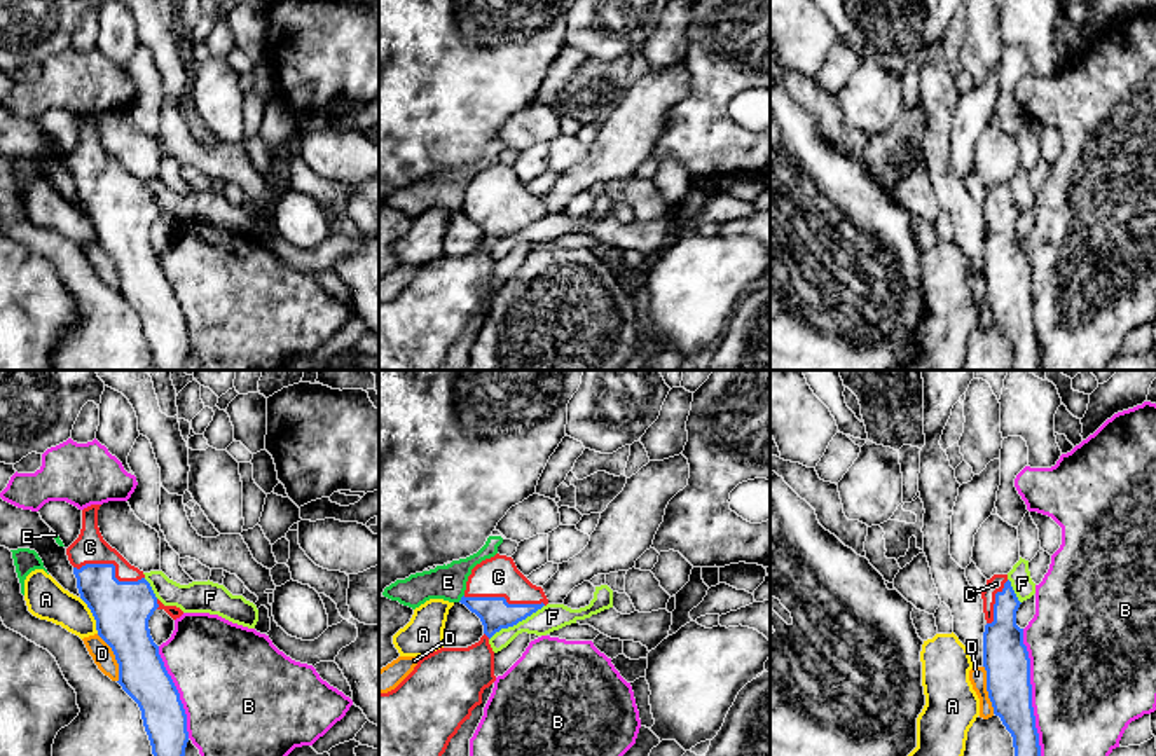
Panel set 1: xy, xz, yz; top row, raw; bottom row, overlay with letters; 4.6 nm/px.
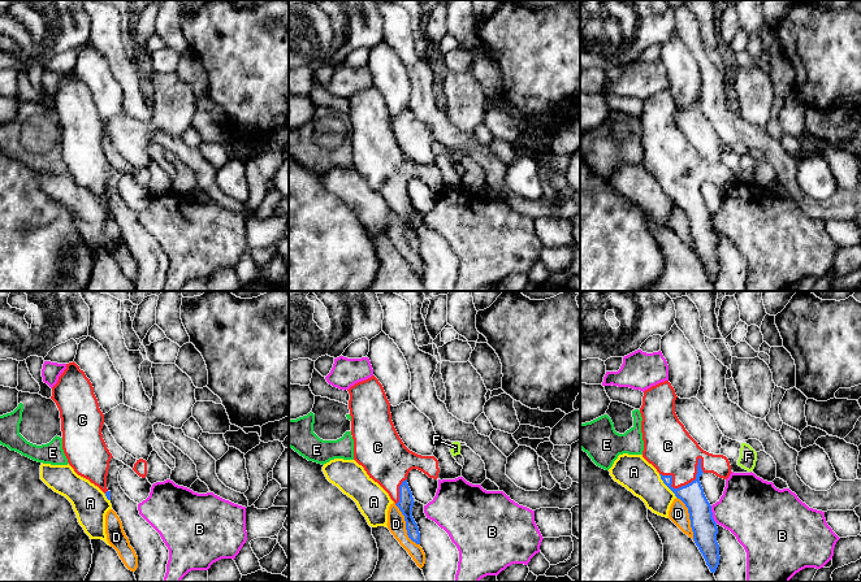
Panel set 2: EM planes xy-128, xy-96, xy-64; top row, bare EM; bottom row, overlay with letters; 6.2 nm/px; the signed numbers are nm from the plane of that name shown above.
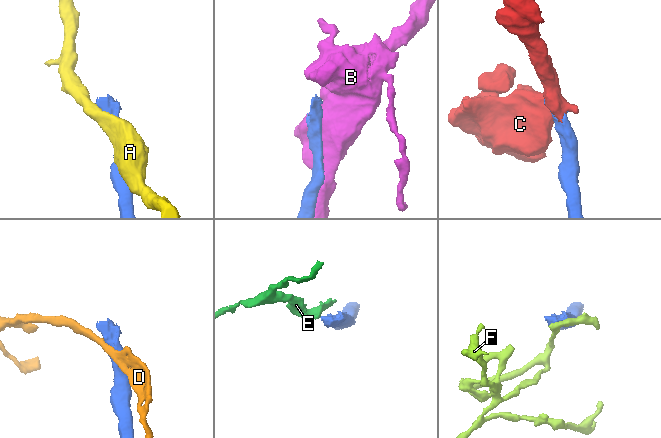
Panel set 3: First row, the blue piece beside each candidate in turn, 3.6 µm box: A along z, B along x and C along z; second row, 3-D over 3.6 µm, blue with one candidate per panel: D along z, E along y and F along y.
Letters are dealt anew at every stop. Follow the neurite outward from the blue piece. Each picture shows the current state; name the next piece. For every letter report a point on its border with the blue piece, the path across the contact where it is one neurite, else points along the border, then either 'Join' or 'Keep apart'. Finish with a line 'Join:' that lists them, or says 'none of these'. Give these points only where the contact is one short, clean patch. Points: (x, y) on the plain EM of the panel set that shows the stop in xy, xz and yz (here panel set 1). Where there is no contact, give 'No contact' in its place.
A: Touches blue at xy (93, 224). Boundary: xy (79, 206), (89, 219), (98, 241). Keep apart
B: Touches blue at yz (1031, 304). Keep apart
C: Touches blue at xz (505, 208). Join
D: Touches blue at xy (116, 268). Keep apart
E: Touches blue at xz (461, 206). Boundary: xz (463, 203), (458, 210). Keep apart
F: Touches blue at xz (516, 233). Boundary: xz (543, 213), (516, 233), (502, 236), (489, 248). Keep apart
Join: C

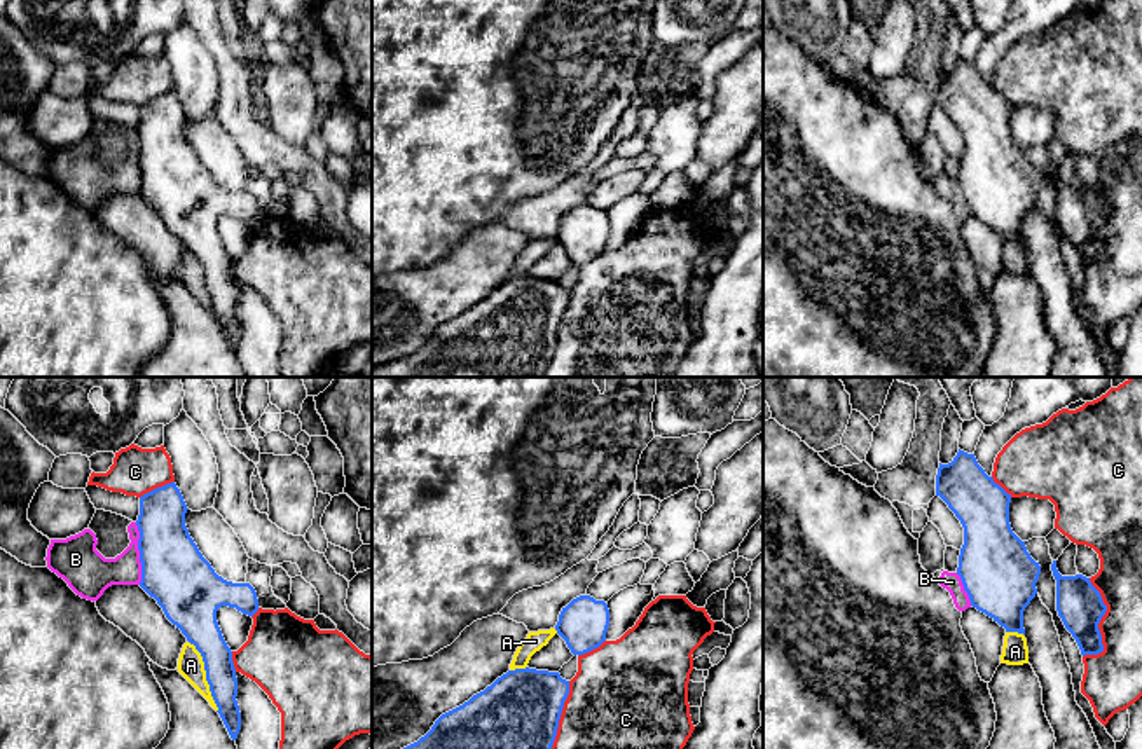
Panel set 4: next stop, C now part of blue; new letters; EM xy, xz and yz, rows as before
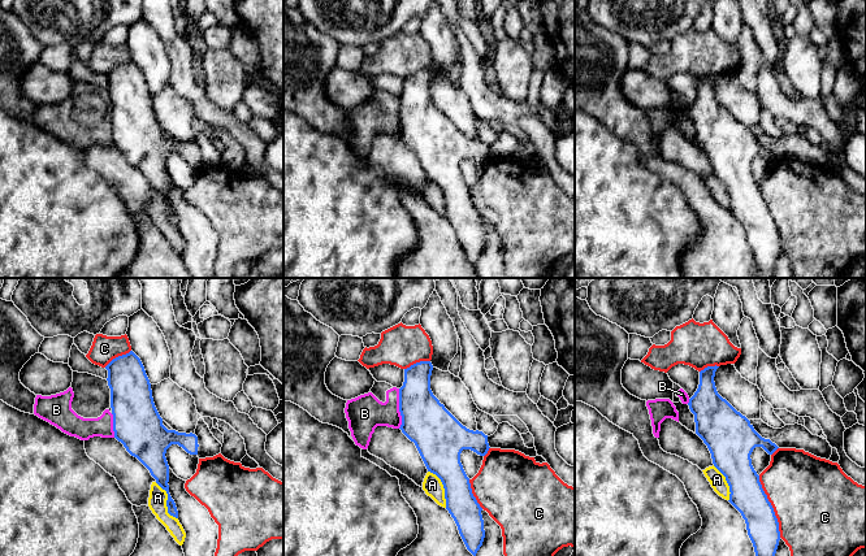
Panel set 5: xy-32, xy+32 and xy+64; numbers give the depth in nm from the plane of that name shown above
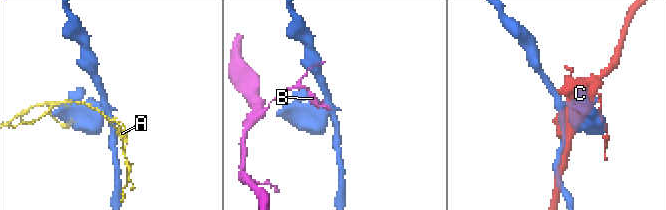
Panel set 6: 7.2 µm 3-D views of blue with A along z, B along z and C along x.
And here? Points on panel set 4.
A: Touches blue at xy (206, 285). Keep apart
B: Touches blue at xy (140, 163). Keep apart
C: Touches blue at yz (1099, 231). Keep apart
Join: none of these

